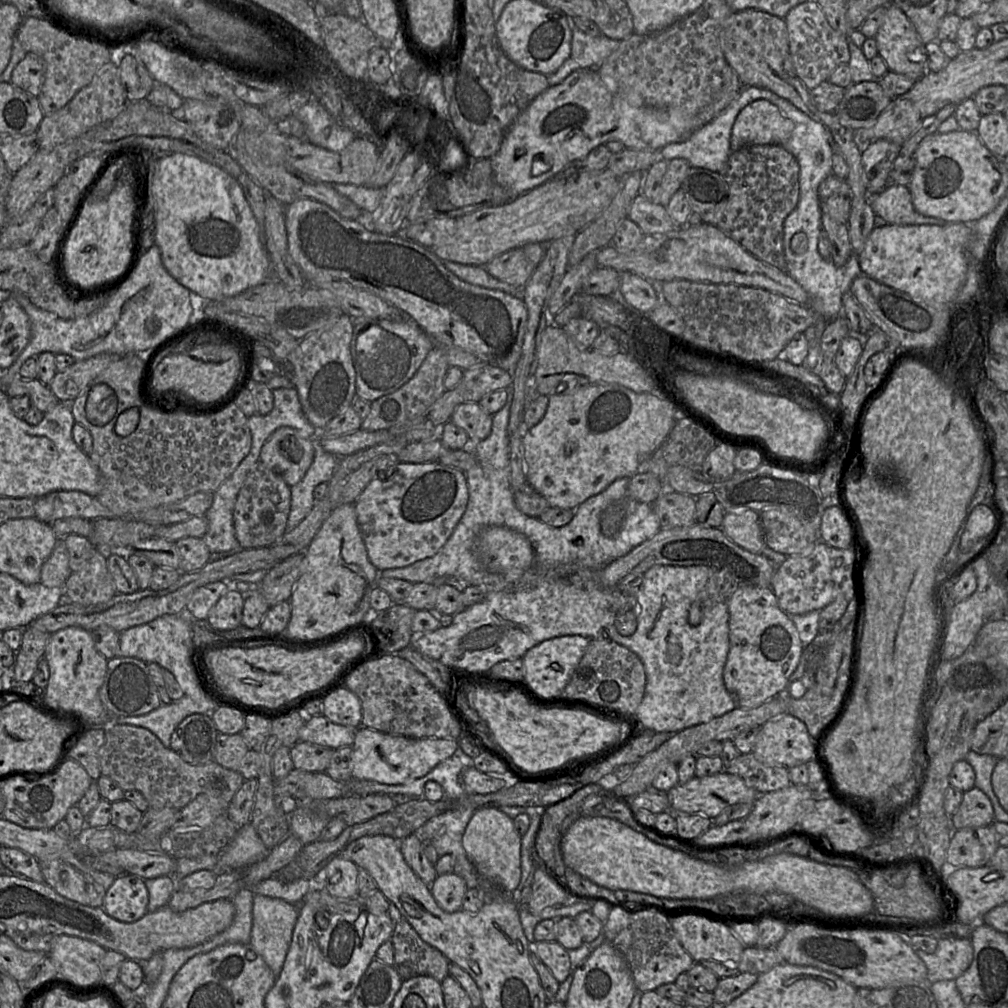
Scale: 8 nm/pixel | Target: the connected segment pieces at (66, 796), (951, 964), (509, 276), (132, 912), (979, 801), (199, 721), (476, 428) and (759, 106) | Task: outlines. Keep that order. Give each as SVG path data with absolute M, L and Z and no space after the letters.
M73 759L65 760L56 773L35 782L28 782L21 777L12 778L2 783L5 807L1 818L25 828L51 829L58 821L65 818L71 807L77 805L94 782L83 766Z
M940 938L934 954L917 951L927 968L929 984L942 980L956 980L971 965L973 947L967 938Z
M530 243L509 250L485 265L487 272L513 287L523 288L545 252L544 244Z
M132 874L115 877L107 890L102 909L110 917L125 923L142 918L148 911L148 890L144 879Z
M974 787L964 792L958 809L950 815L954 830L990 826L994 821L994 809L988 796Z
M190 714L173 731L169 747L190 764L205 764L213 760L218 734L210 715Z
M463 402L459 404L450 422L464 429L471 442L478 442L488 437L492 430L492 415L478 403Z
M759 99L746 105L737 115L731 131L730 148L737 151L747 145L782 145L791 135L793 122L767 100Z

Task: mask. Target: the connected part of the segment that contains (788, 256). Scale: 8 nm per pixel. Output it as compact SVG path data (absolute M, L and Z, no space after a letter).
M807 237L807 249L805 252L795 254L789 247L784 250L785 270L792 279L798 282L809 294L809 306L823 320L829 321L841 316L842 297L851 287L853 280L862 271L856 255L851 255L847 262L842 266L836 266L830 261L814 253L814 243Z

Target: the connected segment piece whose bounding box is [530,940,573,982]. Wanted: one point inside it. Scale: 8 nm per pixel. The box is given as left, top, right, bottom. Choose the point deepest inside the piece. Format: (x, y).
(556, 957)

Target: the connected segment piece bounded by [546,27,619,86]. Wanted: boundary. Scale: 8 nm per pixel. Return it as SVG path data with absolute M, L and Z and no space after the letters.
M573 27L570 56L555 72L546 75L549 85L561 83L575 70L596 68L618 45L618 40L610 39L601 33L597 36L590 36Z

